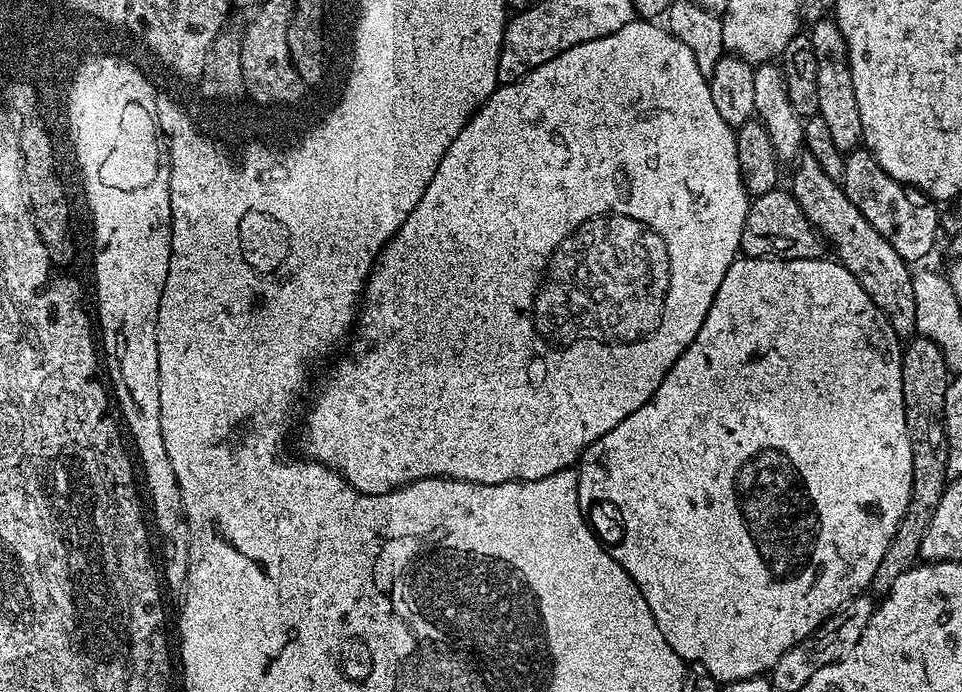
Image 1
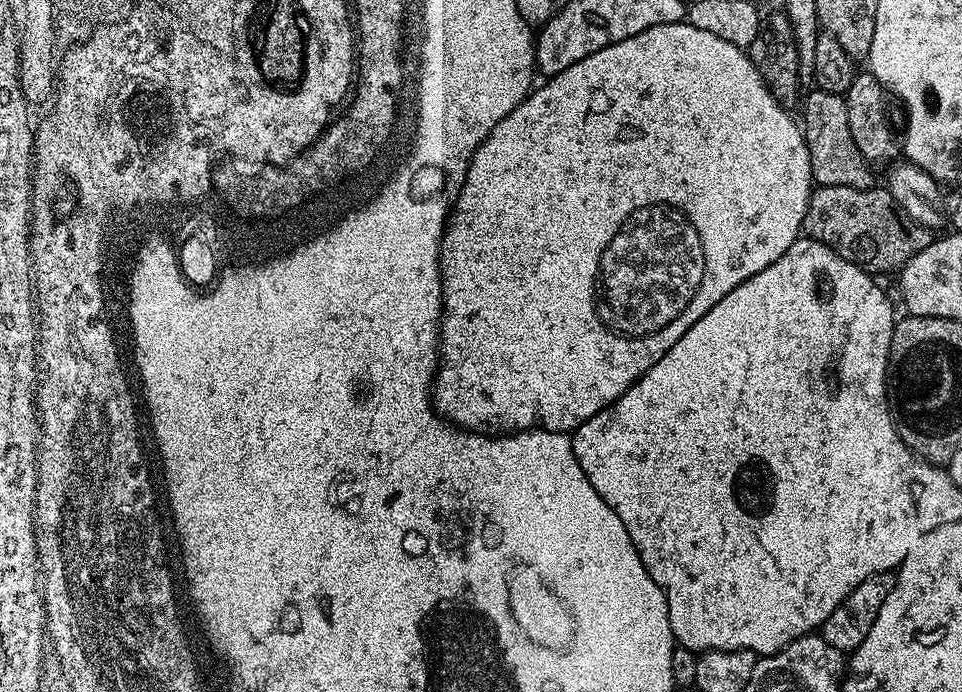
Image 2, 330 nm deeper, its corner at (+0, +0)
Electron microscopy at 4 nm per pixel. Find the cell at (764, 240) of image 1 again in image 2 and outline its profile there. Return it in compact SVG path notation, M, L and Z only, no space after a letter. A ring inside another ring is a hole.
M850 186L813 187L812 197L806 206L803 231L811 239L822 242L830 250L834 250L834 254L846 258L846 262L863 268L869 274L892 271L895 273L903 268L906 262L910 262L910 258L914 258L918 250L926 250L926 246L930 246L934 239L933 229L914 222L914 218L910 218L910 214L902 210L902 206L884 186L873 186L866 190Z

